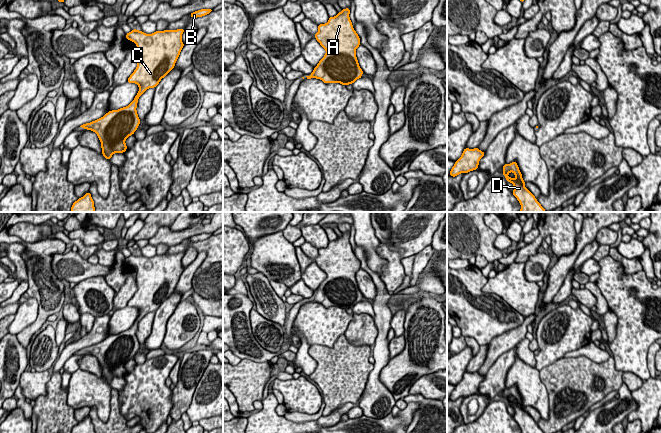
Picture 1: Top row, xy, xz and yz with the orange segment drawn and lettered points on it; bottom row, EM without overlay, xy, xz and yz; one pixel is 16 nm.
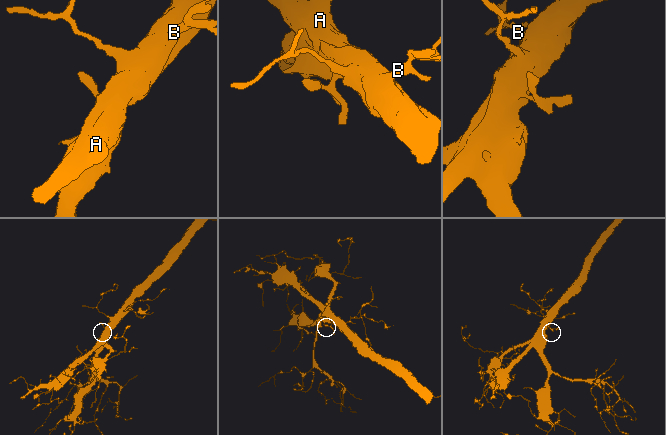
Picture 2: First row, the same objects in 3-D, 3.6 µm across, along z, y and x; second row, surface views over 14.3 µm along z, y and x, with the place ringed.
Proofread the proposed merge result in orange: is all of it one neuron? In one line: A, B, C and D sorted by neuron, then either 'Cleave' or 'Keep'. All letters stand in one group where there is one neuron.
Groups: A B C D. Keep

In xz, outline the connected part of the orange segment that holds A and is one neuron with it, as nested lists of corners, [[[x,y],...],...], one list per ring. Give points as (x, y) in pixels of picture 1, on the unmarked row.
[[[342,233],[335,241],[329,241],[326,248],[319,248],[316,264],[326,274],[307,303],[316,302],[324,307],[353,308],[362,301],[363,295],[356,281],[360,261],[349,242],[350,233]]]

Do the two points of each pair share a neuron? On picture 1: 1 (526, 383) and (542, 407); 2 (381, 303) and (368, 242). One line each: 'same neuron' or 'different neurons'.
1: same neuron
2: different neurons

